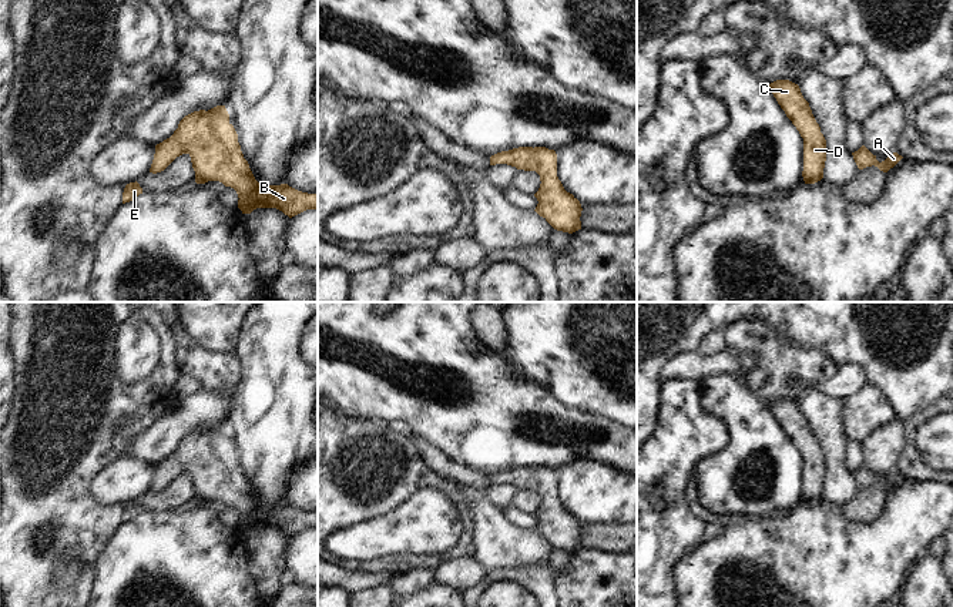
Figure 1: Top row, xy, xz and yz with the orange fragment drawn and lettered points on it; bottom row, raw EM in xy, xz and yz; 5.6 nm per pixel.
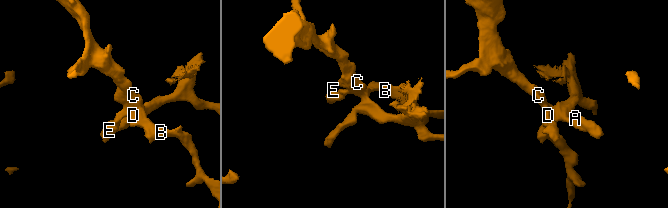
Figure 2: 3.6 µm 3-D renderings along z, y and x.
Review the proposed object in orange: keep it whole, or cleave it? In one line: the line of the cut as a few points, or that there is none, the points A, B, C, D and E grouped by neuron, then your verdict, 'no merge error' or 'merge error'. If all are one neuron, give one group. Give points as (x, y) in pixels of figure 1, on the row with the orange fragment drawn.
cut none; groups A B C D E; no merge error

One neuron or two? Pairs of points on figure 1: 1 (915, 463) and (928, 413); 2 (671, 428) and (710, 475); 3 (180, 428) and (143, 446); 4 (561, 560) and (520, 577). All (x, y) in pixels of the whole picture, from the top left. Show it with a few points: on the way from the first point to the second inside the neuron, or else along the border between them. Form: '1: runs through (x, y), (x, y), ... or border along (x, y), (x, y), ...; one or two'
1: runs through (910, 450), (910, 429), (915, 425); one
2: border along (728, 443), (707, 456), (693, 478); two
3: runs through (171, 428), (151, 446); one
4: border along (549, 563), (554, 572); two

